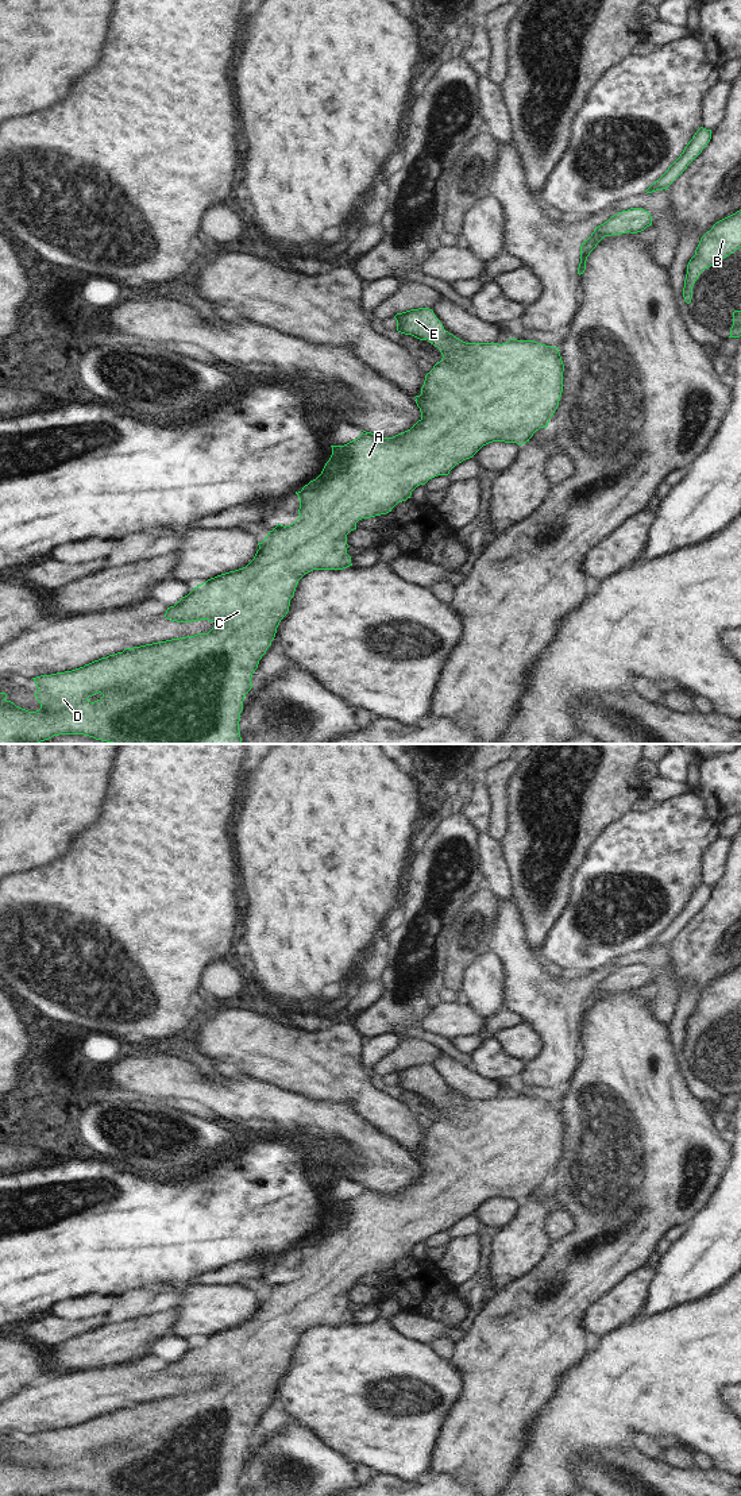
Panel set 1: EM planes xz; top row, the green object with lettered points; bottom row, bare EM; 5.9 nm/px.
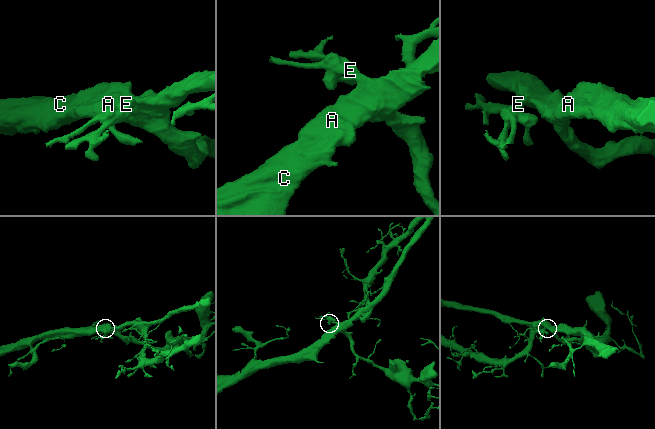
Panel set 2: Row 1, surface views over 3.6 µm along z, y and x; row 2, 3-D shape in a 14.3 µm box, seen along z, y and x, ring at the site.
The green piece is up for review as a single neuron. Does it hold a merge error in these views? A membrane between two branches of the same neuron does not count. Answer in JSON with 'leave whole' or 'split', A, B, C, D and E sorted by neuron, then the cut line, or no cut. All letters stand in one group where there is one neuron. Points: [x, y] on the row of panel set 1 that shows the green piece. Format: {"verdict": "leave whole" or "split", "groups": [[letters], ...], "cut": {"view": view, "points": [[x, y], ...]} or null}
{"verdict": "leave whole", "groups": [["A", "B", "C", "D", "E"]], "cut": null}

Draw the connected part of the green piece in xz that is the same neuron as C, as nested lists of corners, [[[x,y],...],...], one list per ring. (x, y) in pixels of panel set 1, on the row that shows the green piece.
[[[418,308],[410,309],[394,316],[397,320],[397,331],[405,335],[412,335],[420,340],[428,340],[435,347],[437,347],[443,355],[441,360],[437,362],[433,369],[425,375],[424,385],[421,388],[421,394],[416,396],[416,404],[420,408],[421,419],[408,431],[401,432],[393,437],[383,437],[374,435],[371,432],[363,431],[362,435],[344,444],[344,446],[331,446],[332,455],[325,463],[321,474],[310,481],[302,487],[301,491],[296,491],[300,498],[300,517],[290,525],[281,525],[269,532],[266,539],[262,543],[258,543],[259,550],[256,551],[254,559],[243,568],[229,571],[215,578],[208,579],[207,582],[197,585],[188,595],[182,597],[174,606],[167,608],[165,617],[170,621],[177,622],[192,622],[200,620],[208,620],[216,625],[208,633],[197,633],[194,636],[186,636],[180,639],[171,639],[166,641],[158,641],[153,644],[146,644],[134,648],[126,648],[123,652],[109,655],[94,660],[84,667],[57,672],[51,675],[40,675],[32,678],[38,691],[34,693],[40,709],[36,712],[28,712],[16,706],[13,702],[7,701],[7,694],[0,693],[0,744],[39,744],[40,741],[49,740],[53,736],[59,734],[84,734],[93,737],[96,740],[112,743],[112,744],[242,744],[239,721],[240,713],[243,710],[243,701],[246,694],[251,690],[252,683],[251,678],[255,670],[258,668],[259,660],[266,653],[267,648],[271,645],[271,641],[275,637],[277,628],[281,620],[287,614],[290,599],[294,595],[298,581],[308,572],[313,570],[343,570],[350,566],[351,556],[347,554],[347,535],[356,529],[356,523],[362,518],[370,518],[391,512],[391,509],[402,501],[410,498],[412,491],[420,486],[425,485],[429,479],[437,475],[448,475],[449,471],[459,463],[466,459],[472,458],[483,446],[493,442],[505,442],[505,443],[517,443],[522,446],[529,442],[536,431],[540,428],[547,428],[549,419],[553,416],[555,410],[559,406],[559,401],[563,392],[563,371],[564,365],[557,347],[545,346],[534,340],[517,340],[510,339],[506,343],[466,343],[459,338],[454,336],[444,329],[440,320],[436,317],[432,309]]]

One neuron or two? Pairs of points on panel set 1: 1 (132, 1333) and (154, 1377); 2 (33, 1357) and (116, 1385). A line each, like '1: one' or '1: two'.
1: two
2: one

